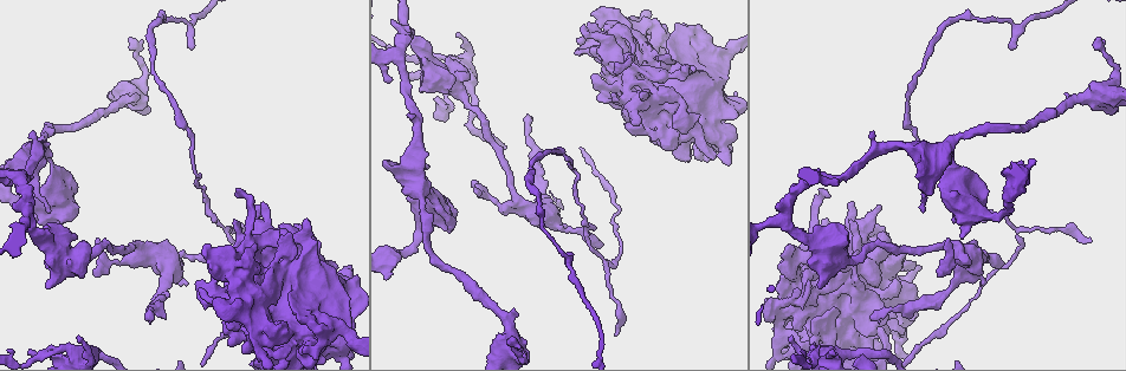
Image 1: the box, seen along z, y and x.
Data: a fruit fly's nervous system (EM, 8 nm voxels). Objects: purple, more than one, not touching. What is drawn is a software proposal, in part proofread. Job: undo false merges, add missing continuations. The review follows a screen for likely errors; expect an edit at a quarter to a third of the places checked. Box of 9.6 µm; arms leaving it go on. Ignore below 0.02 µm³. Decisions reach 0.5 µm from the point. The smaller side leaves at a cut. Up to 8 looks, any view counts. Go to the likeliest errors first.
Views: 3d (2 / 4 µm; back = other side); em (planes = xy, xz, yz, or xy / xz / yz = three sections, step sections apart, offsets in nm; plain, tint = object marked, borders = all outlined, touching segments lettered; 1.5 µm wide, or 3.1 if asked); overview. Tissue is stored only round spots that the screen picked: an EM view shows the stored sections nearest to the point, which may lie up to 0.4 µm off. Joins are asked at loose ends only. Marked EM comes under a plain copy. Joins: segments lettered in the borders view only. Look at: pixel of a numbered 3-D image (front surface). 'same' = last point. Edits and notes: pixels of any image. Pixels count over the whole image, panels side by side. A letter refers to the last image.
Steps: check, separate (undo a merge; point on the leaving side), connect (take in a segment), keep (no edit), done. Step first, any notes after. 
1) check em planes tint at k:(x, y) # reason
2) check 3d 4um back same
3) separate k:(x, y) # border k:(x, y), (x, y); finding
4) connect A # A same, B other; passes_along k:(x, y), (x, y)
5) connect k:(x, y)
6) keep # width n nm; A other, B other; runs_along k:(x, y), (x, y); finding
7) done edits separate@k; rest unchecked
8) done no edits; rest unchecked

check 3d 2um at 1:(46, 150) # calibre changes

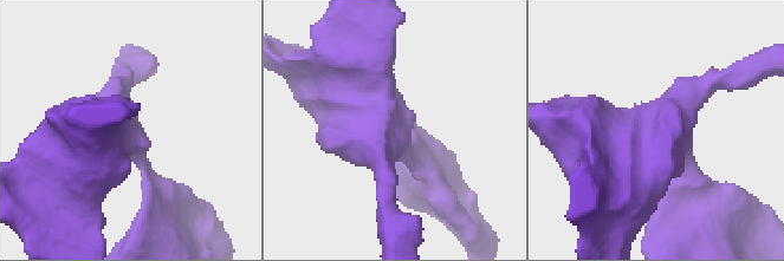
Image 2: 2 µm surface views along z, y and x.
check em xy step 8 tint at 2:(124, 134) # arms 4

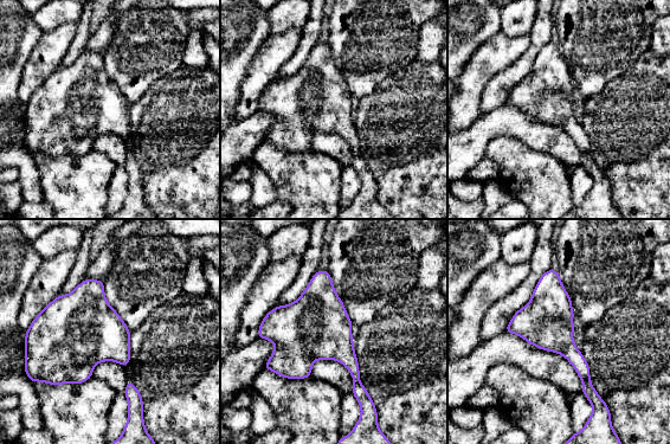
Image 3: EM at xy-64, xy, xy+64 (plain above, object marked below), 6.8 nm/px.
check em yz step 4 borders same

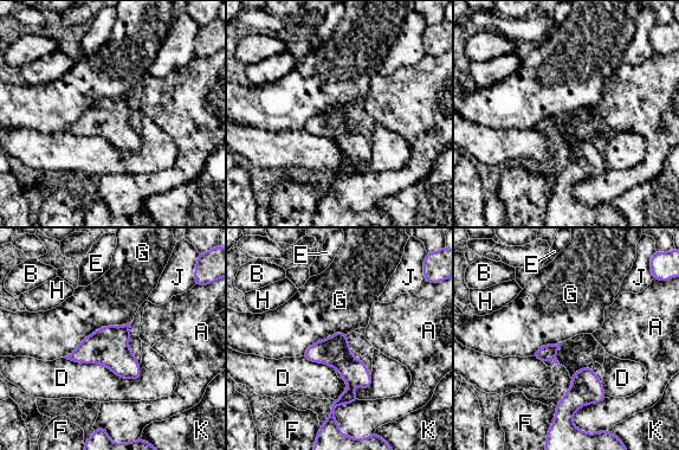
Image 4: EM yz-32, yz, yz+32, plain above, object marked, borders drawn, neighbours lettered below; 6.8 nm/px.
keep # A other, B other, D other, E other, F other, G other, H other, J other, K other; continuous, no second neuron

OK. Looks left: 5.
check em planes tint at 1:(70, 351) # three arms meet

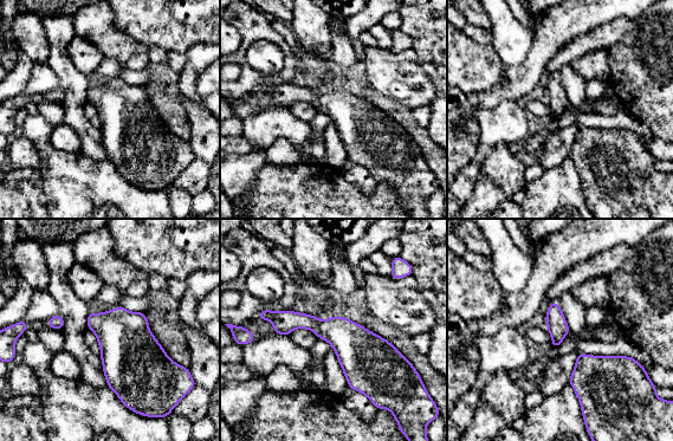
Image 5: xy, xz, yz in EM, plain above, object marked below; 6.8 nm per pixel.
check em planes borders same

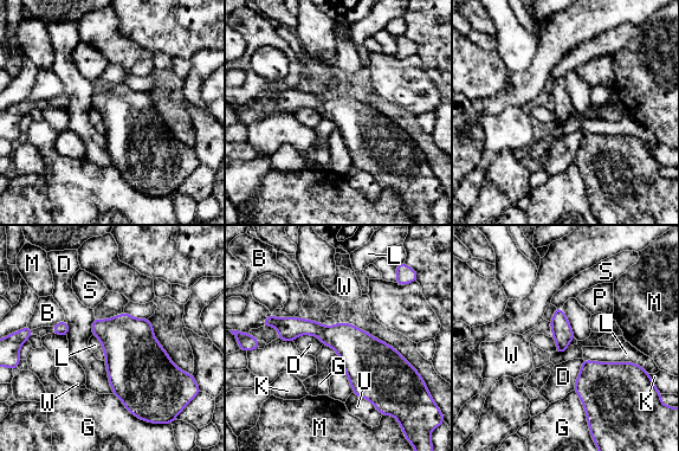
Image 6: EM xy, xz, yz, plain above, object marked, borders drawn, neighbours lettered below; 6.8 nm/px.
keep # B other, D other, G other, K other, L other, M other, P other, S other, U other, W other; border 6:(584, 359), (632, 361), (642, 367); one neuron here

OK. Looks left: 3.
check em planes borders at 1:(904, 328) # an open end

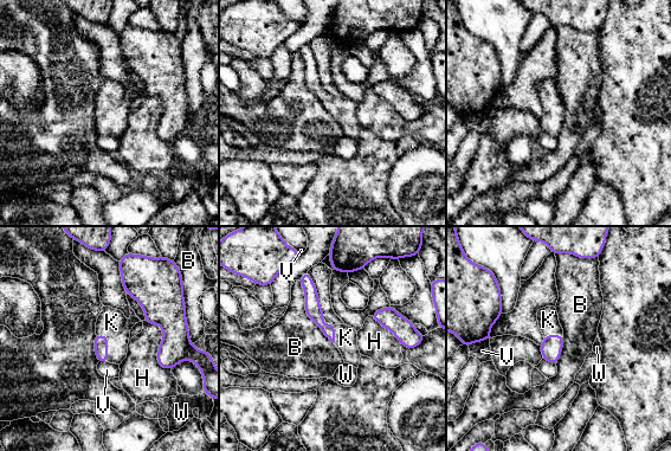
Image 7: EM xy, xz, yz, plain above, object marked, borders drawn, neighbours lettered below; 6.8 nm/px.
connect K # B other, H other, K same, V other, W other; the neuron continues

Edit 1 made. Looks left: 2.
done edits connect@7; rest unchecked

